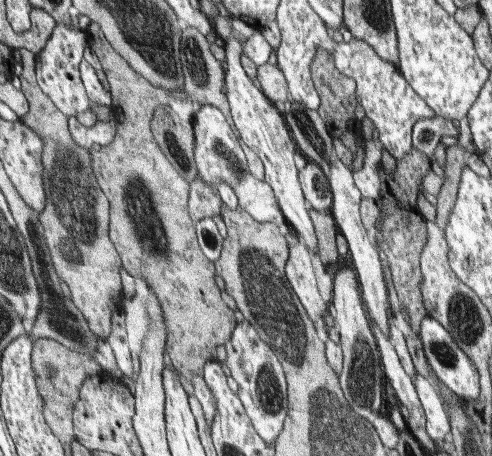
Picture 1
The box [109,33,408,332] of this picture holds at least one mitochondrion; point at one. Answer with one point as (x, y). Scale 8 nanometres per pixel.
(149, 233)

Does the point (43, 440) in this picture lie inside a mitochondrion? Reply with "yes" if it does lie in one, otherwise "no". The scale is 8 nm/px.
no

